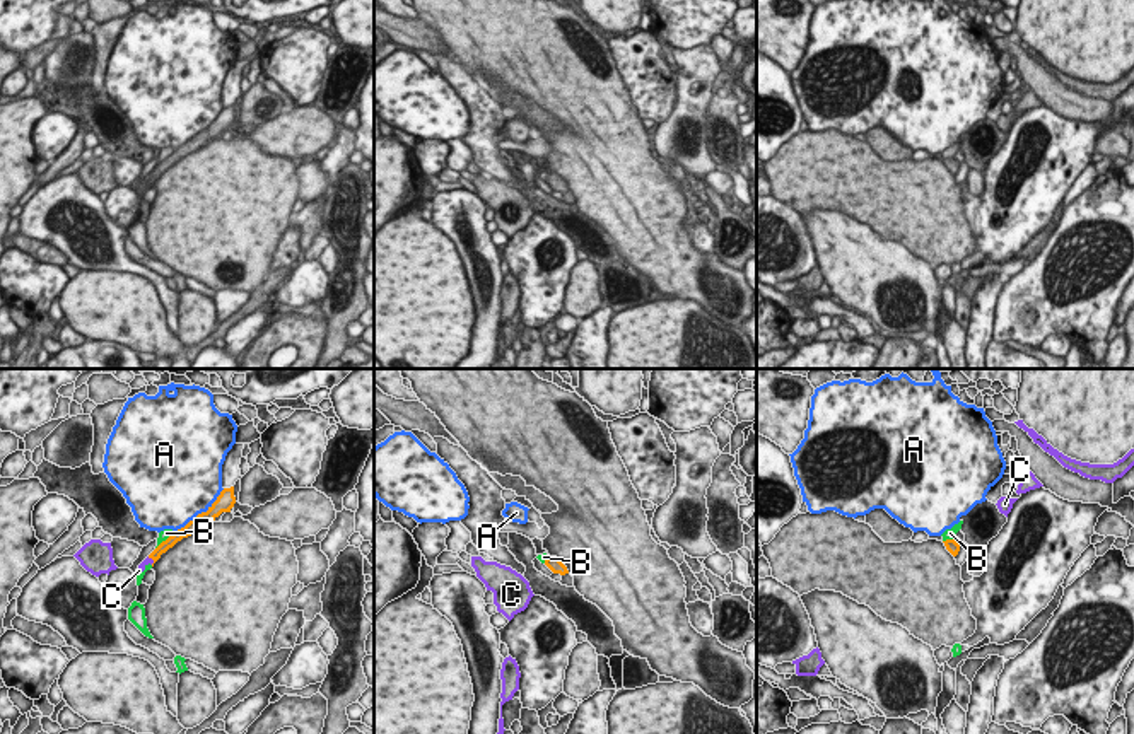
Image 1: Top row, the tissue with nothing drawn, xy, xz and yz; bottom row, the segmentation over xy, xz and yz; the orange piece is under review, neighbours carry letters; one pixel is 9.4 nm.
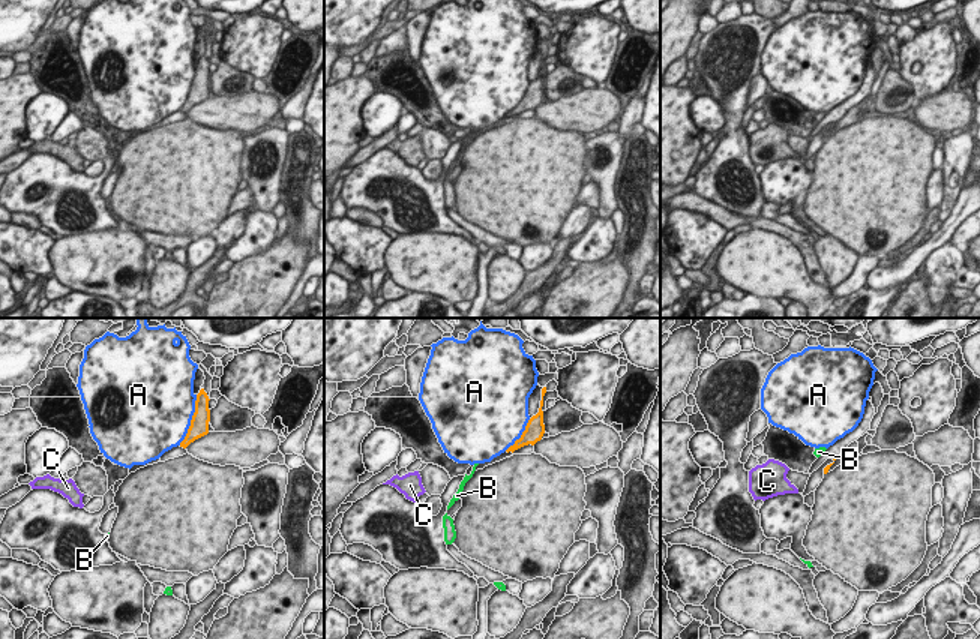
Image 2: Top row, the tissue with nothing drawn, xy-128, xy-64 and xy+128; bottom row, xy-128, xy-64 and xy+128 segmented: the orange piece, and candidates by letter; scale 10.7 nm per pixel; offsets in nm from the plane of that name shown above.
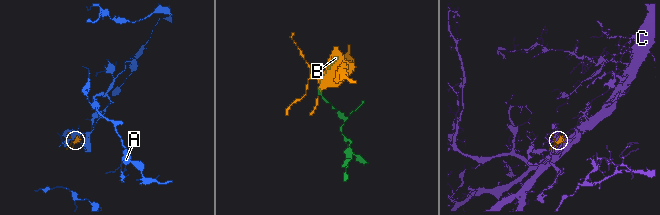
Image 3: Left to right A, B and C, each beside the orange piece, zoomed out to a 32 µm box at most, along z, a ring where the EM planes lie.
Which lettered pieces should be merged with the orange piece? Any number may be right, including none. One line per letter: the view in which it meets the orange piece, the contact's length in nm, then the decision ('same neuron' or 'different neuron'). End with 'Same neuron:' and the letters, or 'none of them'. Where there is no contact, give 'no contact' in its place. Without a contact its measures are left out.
A: xy | 650 nm | different neuron
B: yz | 120 nm | different neuron
C: xy | 100 nm | same neuron
Same neuron: C

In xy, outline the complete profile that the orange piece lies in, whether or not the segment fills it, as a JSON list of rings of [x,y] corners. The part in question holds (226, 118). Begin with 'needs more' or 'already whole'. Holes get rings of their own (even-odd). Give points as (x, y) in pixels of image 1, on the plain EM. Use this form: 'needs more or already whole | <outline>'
needs more | [[[234,104],[224,106],[217,118],[208,125],[207,130],[198,131],[193,138],[190,138],[184,145],[178,147],[172,154],[162,159],[137,186],[137,191],[142,191],[145,184],[155,181],[162,171],[172,166],[183,155],[195,152],[203,147],[205,142],[215,138],[222,130],[231,130],[236,121]]]

